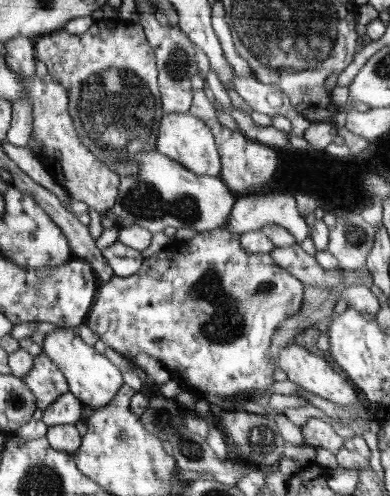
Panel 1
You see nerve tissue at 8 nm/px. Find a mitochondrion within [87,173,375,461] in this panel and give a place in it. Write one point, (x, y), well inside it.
(227, 323)

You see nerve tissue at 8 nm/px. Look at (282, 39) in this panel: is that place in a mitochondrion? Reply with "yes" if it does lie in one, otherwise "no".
yes

